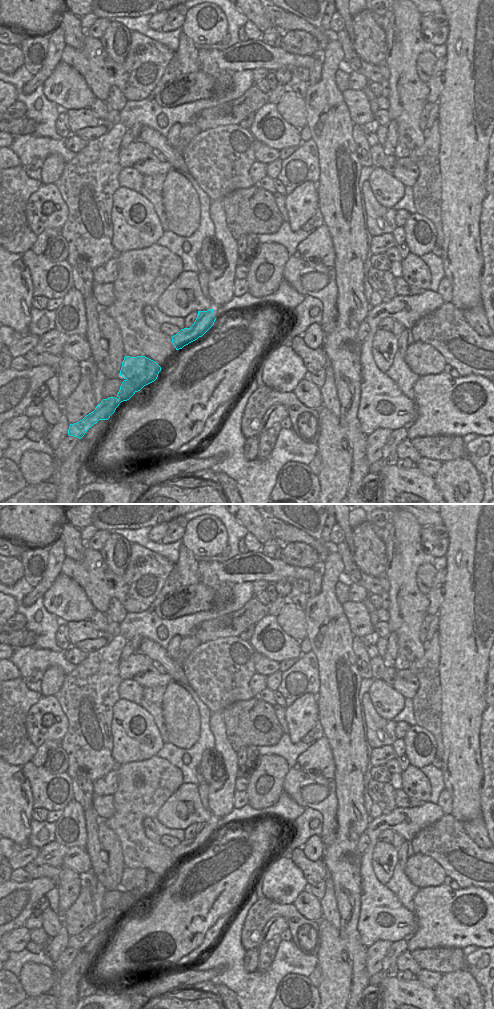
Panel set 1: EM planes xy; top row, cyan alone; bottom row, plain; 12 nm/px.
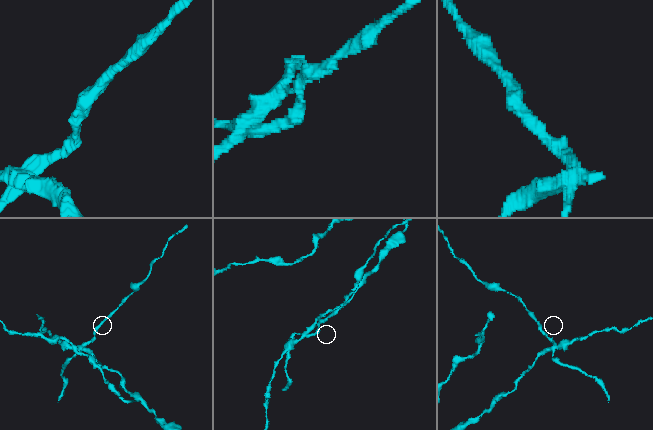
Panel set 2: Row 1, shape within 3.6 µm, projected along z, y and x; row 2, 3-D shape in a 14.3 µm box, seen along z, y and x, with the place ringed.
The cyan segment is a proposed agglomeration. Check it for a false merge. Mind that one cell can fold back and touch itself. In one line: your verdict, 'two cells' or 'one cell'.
two cells

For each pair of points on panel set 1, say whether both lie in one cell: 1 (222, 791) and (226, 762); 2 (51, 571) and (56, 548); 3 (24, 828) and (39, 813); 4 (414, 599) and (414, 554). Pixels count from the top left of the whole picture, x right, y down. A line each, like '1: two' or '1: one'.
1: one
2: one
3: two
4: one

